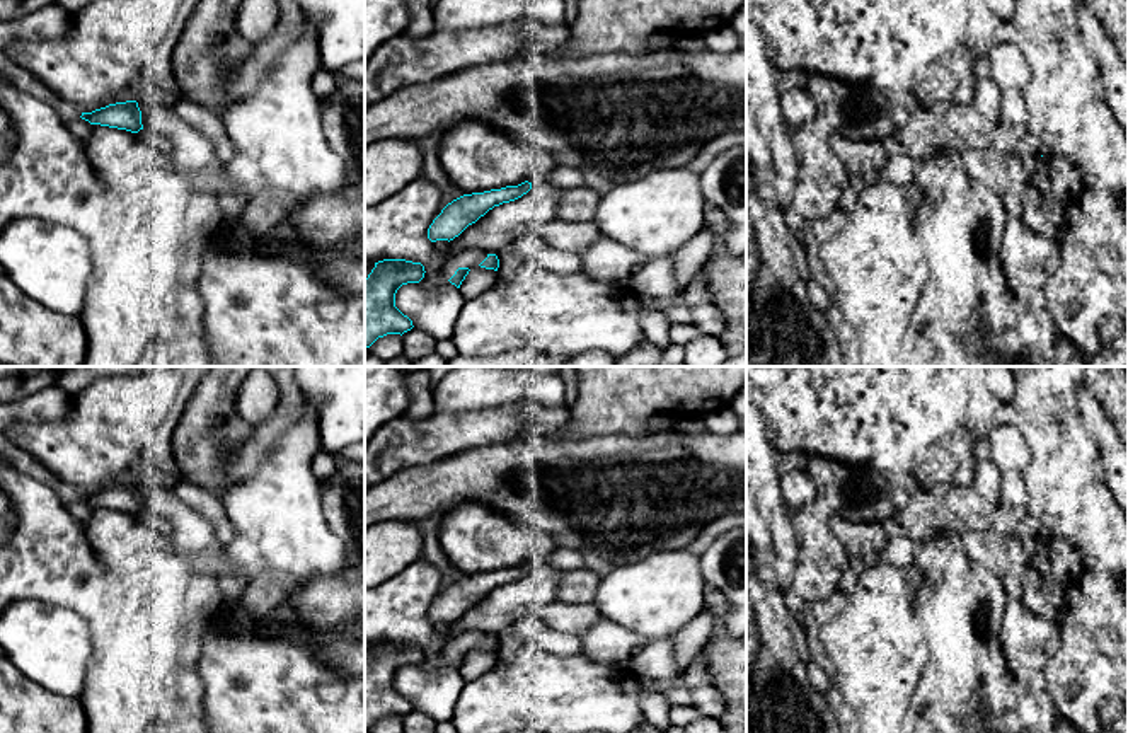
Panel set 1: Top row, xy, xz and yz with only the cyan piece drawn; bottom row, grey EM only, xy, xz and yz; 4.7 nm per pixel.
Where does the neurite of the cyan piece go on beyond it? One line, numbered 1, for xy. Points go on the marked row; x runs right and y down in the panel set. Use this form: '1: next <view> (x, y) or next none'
1: next none

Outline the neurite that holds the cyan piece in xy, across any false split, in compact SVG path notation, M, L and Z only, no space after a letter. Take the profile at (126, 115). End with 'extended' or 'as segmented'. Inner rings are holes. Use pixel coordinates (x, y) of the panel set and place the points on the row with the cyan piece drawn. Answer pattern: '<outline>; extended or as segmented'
M136 101L116 102L92 113L82 113L82 119L90 124L101 124L138 133L143 130L141 111Z; as segmented

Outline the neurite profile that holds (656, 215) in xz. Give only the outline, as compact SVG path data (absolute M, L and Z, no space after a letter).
M656 169L601 194L593 223L653 259L675 254L702 230L704 206L699 172Z

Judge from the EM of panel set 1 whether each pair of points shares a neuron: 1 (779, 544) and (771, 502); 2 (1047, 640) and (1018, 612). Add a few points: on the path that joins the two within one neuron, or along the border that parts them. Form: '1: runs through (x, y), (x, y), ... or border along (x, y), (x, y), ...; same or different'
1: runs through (779, 534), (779, 522), (774, 512); same
2: runs through (1040, 634), (1024, 619); same

